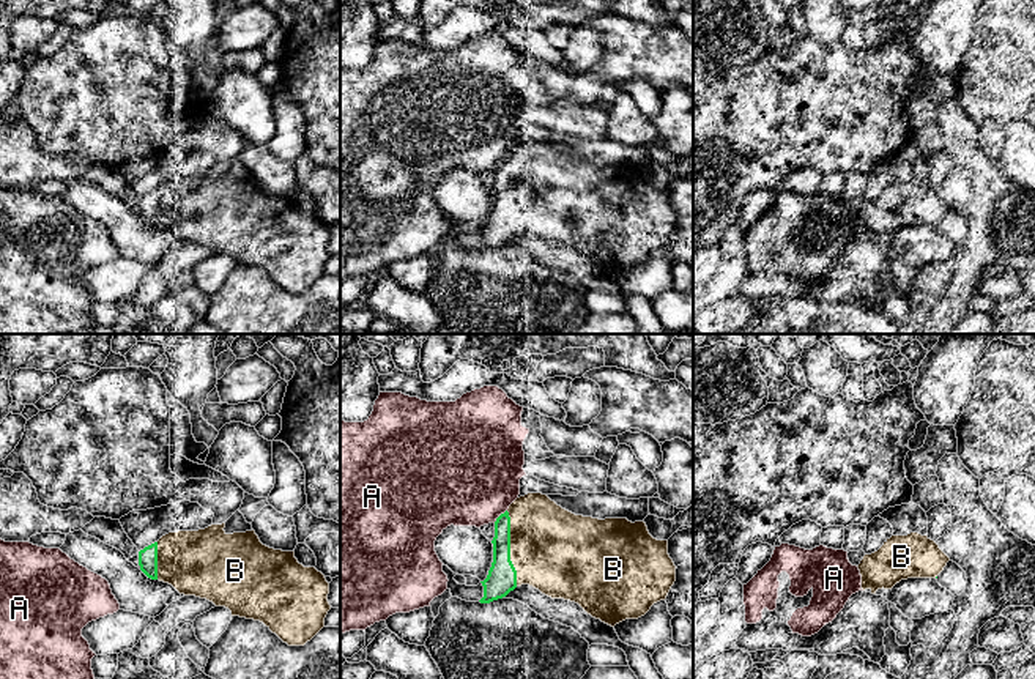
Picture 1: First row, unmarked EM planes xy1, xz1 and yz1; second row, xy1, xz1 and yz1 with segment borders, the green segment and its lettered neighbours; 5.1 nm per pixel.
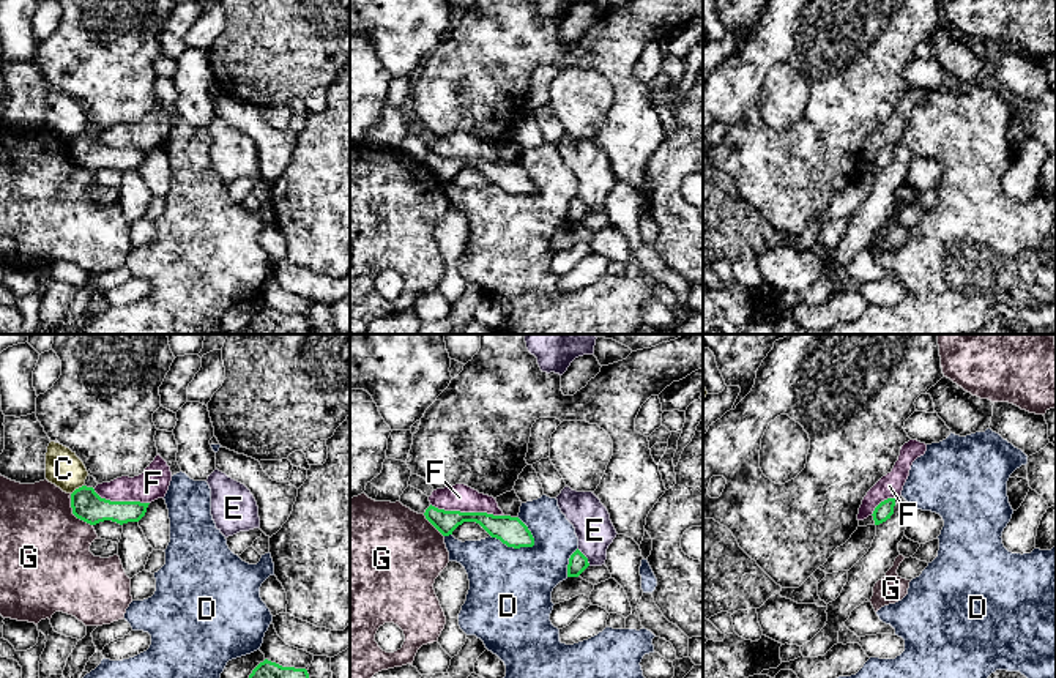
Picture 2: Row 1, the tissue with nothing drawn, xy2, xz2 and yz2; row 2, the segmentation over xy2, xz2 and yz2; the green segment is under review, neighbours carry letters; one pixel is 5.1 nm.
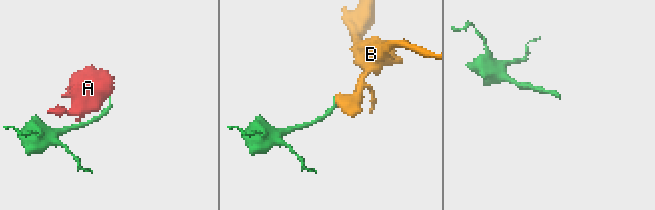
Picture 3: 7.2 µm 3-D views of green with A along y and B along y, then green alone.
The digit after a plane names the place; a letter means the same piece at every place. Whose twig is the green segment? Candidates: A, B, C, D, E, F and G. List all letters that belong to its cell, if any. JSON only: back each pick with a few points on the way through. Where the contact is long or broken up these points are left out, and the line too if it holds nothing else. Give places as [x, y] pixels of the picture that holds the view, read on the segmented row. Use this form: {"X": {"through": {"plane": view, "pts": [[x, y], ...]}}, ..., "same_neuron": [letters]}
{"same_neuron": ["B"]}

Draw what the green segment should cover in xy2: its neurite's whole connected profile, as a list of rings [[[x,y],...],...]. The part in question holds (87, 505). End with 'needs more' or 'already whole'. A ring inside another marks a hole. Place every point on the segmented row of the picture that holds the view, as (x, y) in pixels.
[[[87,486],[71,494],[73,514],[90,525],[104,520],[112,520],[120,525],[139,522],[145,516],[148,505],[140,501],[110,501],[101,498],[93,487]]] | already whole

